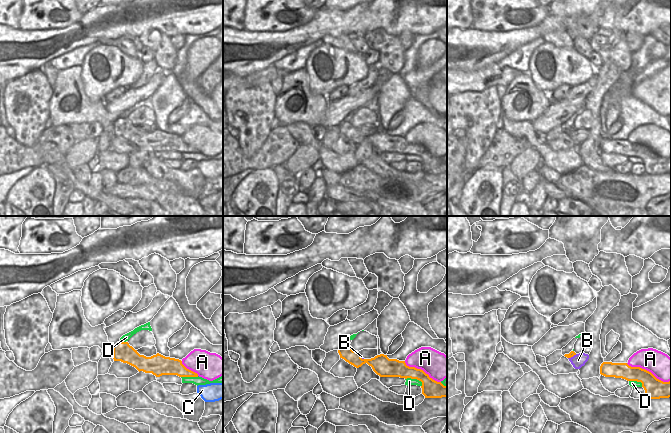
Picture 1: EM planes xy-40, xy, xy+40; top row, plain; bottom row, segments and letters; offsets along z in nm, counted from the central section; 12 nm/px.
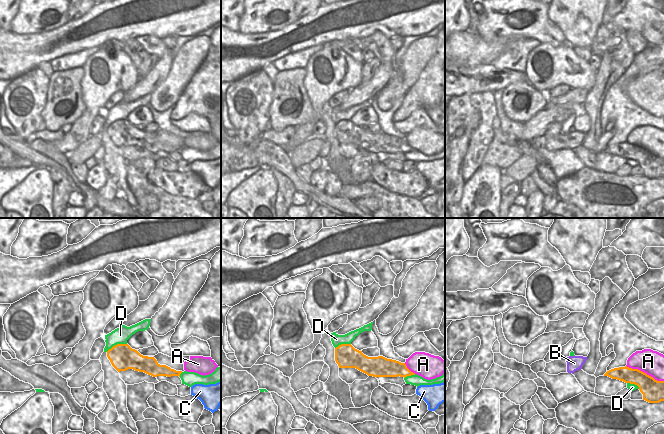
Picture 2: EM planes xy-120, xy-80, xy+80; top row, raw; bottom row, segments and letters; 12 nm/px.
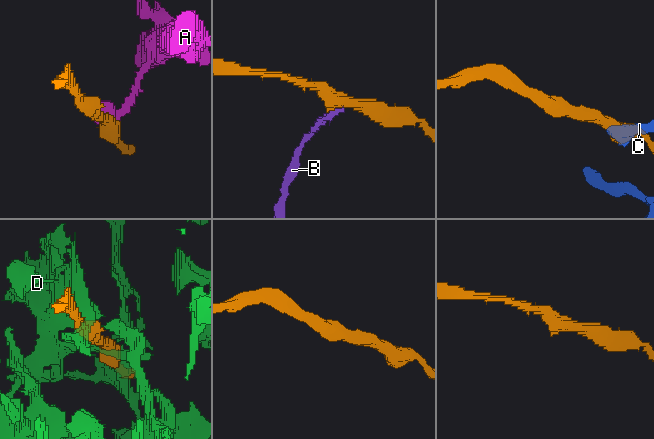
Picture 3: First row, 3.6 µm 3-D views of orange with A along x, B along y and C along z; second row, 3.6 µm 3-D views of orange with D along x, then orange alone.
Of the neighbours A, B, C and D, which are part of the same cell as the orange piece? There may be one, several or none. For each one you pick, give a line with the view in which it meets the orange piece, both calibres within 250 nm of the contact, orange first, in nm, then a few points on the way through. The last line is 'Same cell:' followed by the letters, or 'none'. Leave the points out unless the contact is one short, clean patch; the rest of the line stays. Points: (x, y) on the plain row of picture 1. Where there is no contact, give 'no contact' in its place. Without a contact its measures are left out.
Same cell: none

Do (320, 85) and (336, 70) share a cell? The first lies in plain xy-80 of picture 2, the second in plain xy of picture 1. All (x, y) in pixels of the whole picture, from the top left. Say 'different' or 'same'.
same

